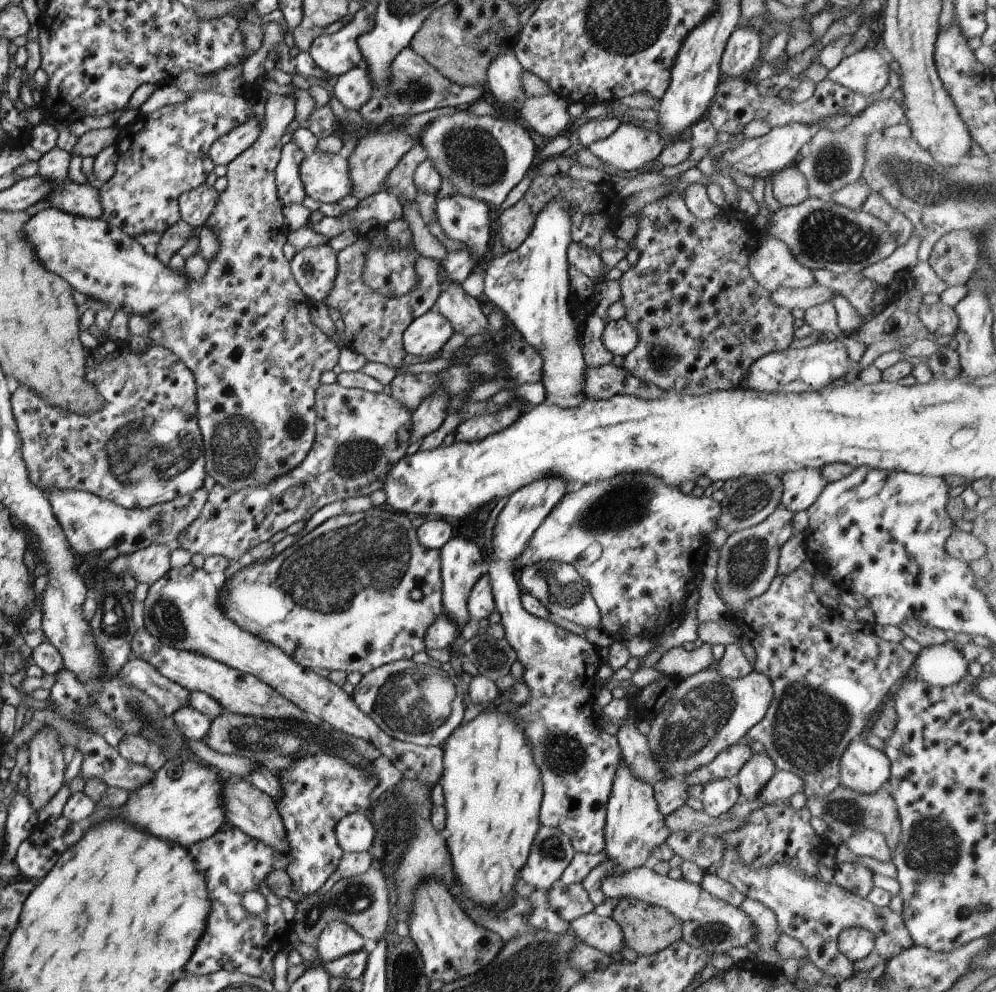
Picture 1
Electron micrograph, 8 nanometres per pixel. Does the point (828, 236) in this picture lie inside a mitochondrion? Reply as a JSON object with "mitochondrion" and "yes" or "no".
{"mitochondrion":"yes"}

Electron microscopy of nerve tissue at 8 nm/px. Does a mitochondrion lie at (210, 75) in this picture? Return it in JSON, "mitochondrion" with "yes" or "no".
{"mitochondrion":"no"}

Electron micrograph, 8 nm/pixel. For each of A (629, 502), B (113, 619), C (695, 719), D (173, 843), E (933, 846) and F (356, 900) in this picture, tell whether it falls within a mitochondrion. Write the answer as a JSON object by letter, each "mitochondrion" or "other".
{"A":"mitochondrion","B":"mitochondrion","C":"mitochondrion","D":"other","E":"mitochondrion","F":"mitochondrion"}

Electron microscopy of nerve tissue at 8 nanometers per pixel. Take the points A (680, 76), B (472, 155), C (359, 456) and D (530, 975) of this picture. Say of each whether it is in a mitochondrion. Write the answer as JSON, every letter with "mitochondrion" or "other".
{"A":"other","B":"mitochondrion","C":"mitochondrion","D":"mitochondrion"}

